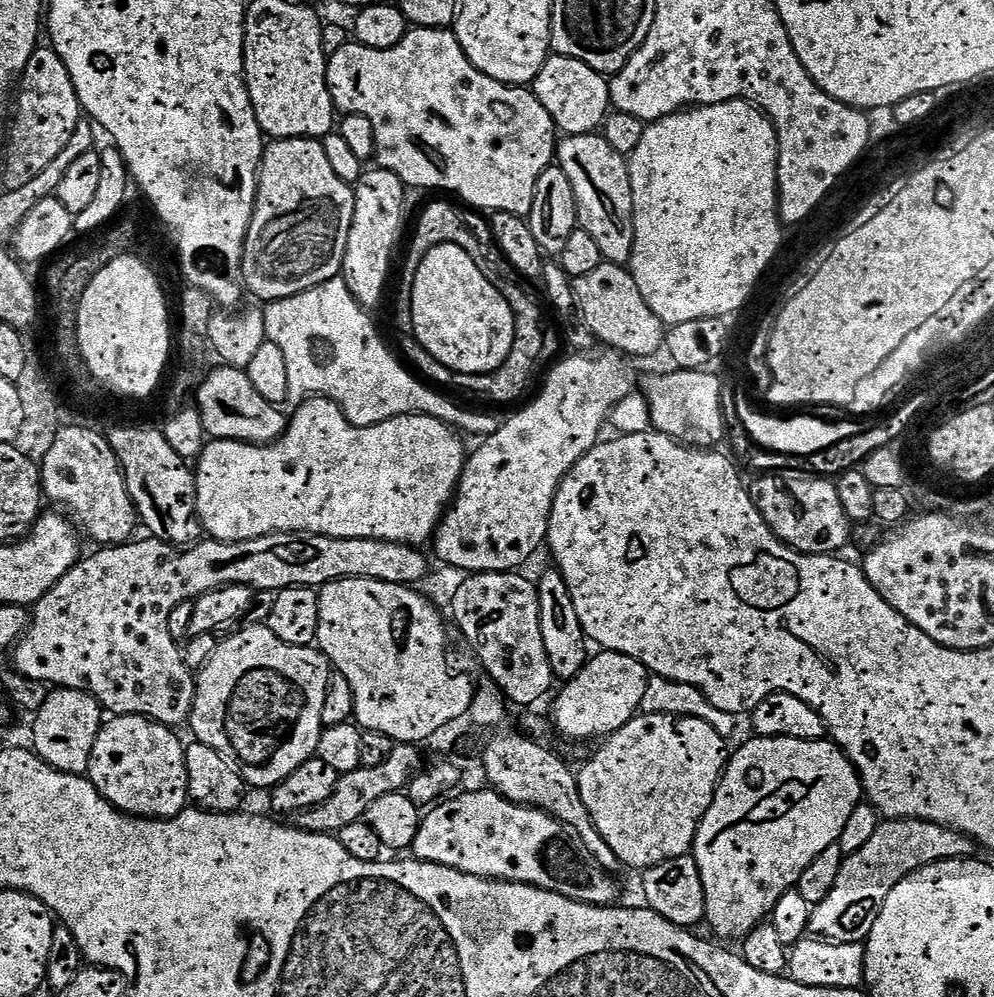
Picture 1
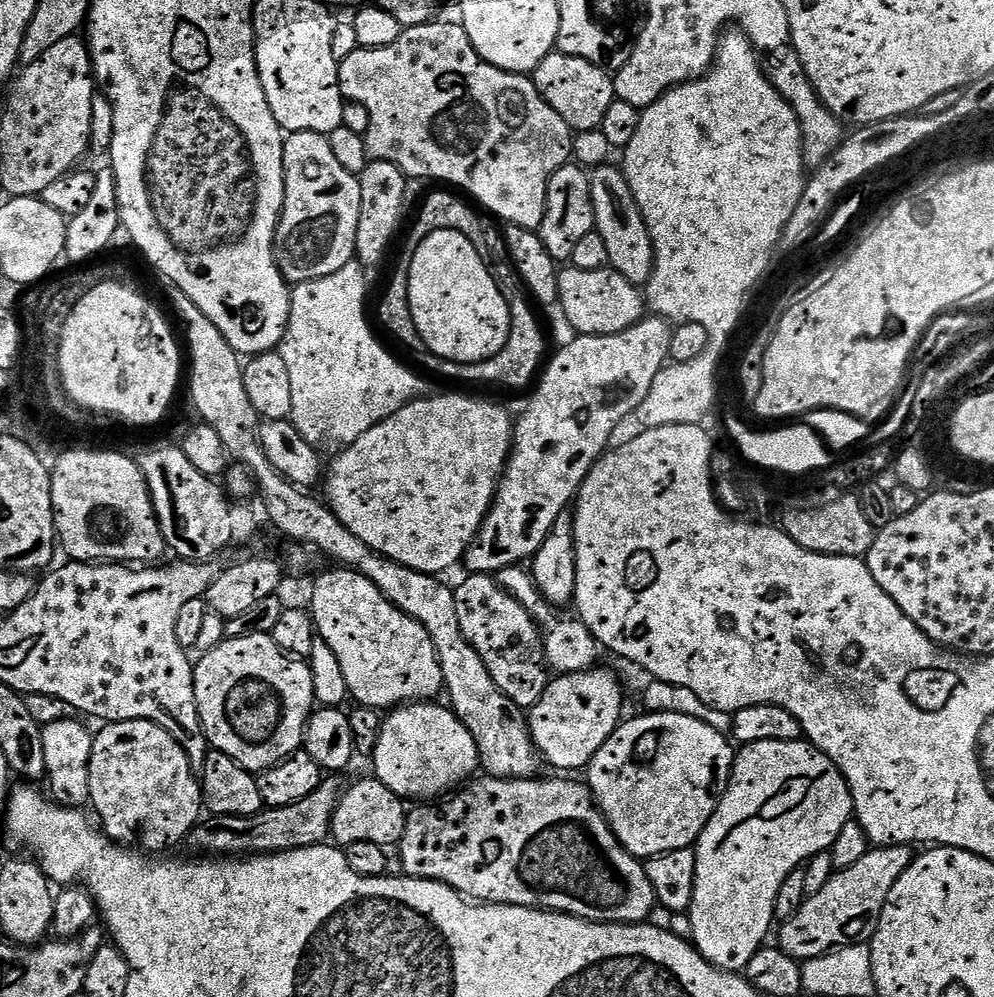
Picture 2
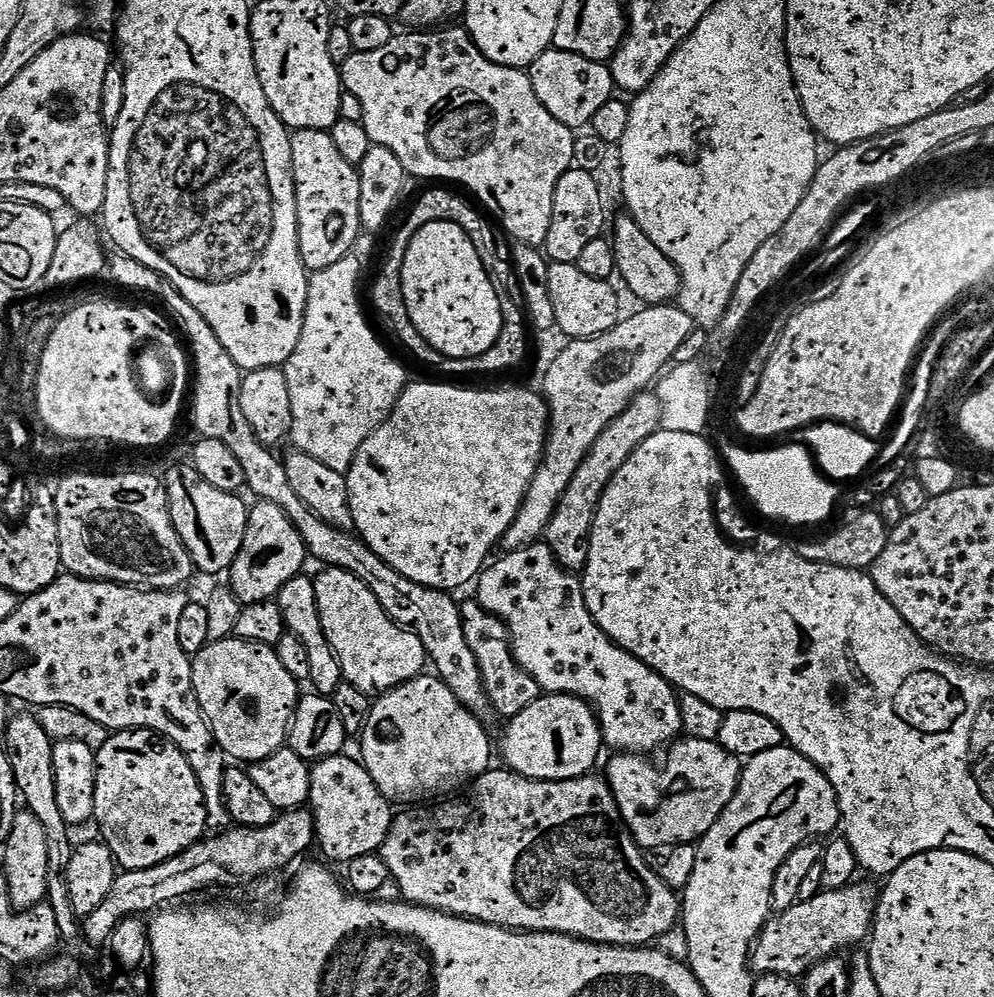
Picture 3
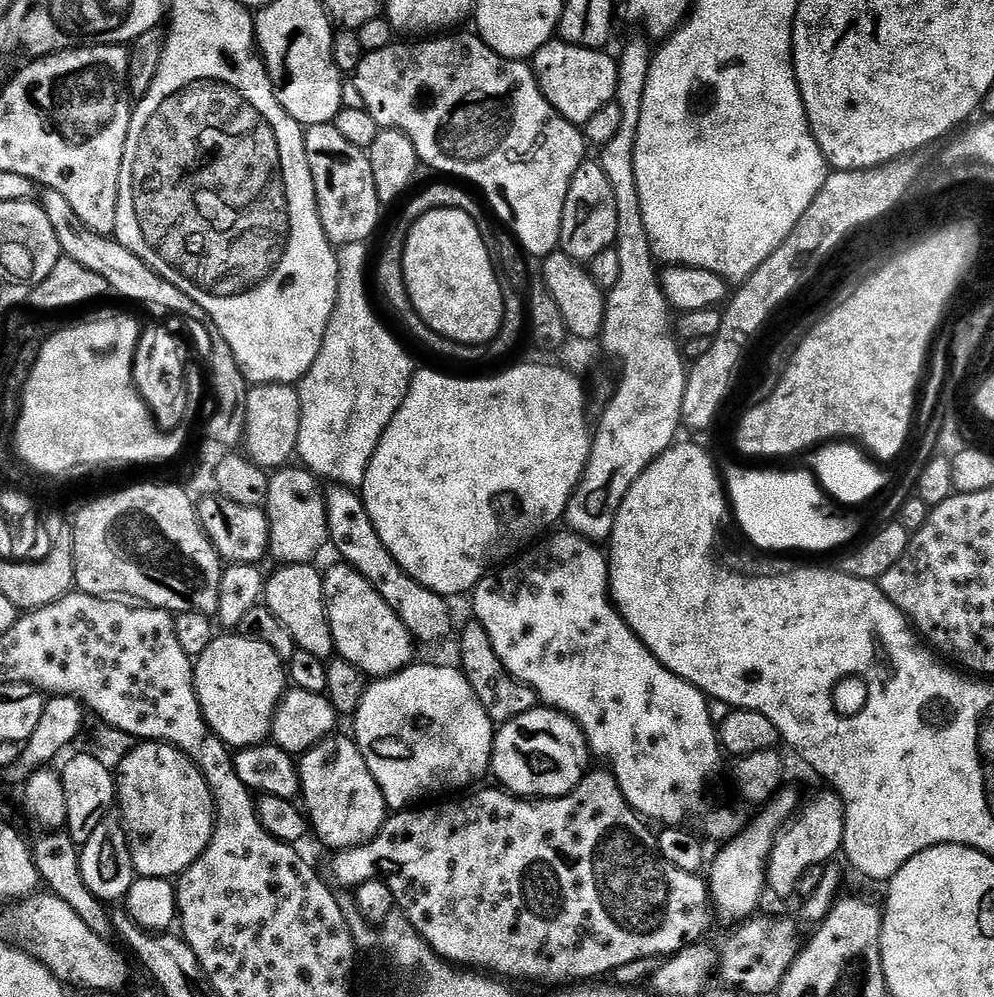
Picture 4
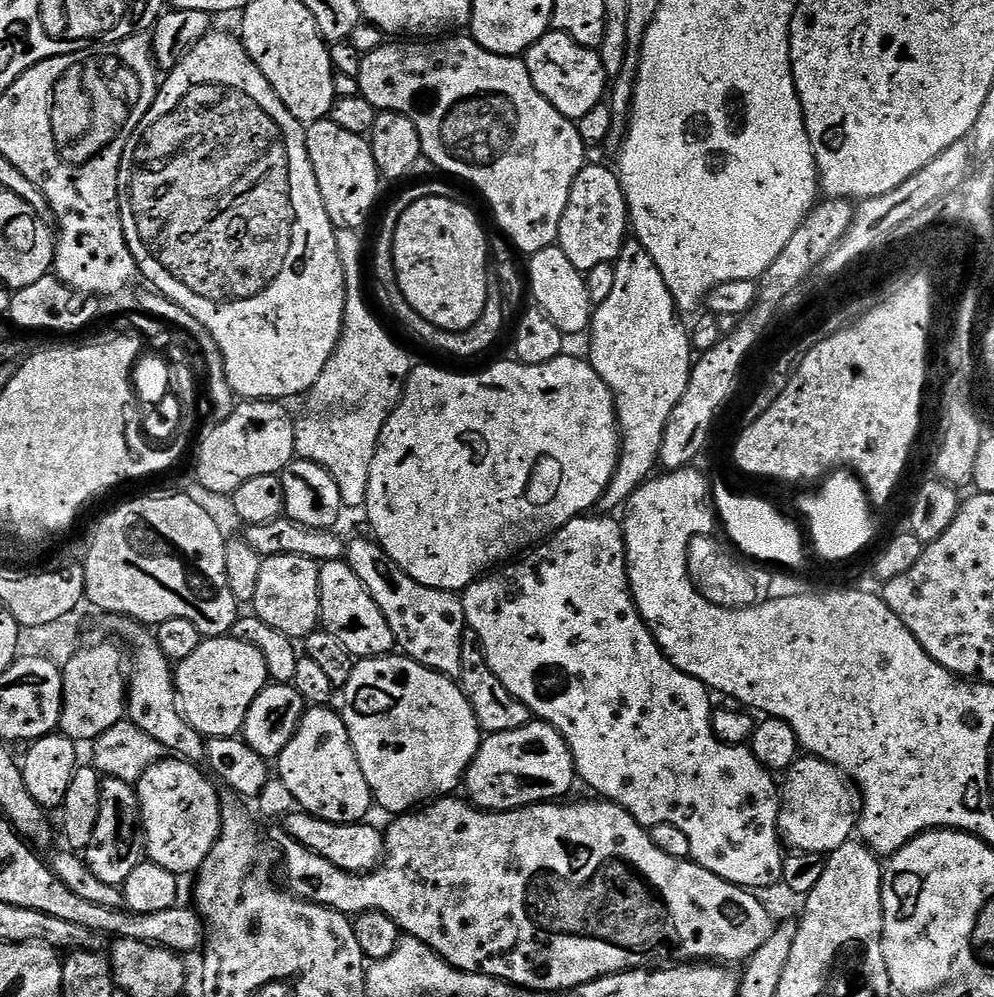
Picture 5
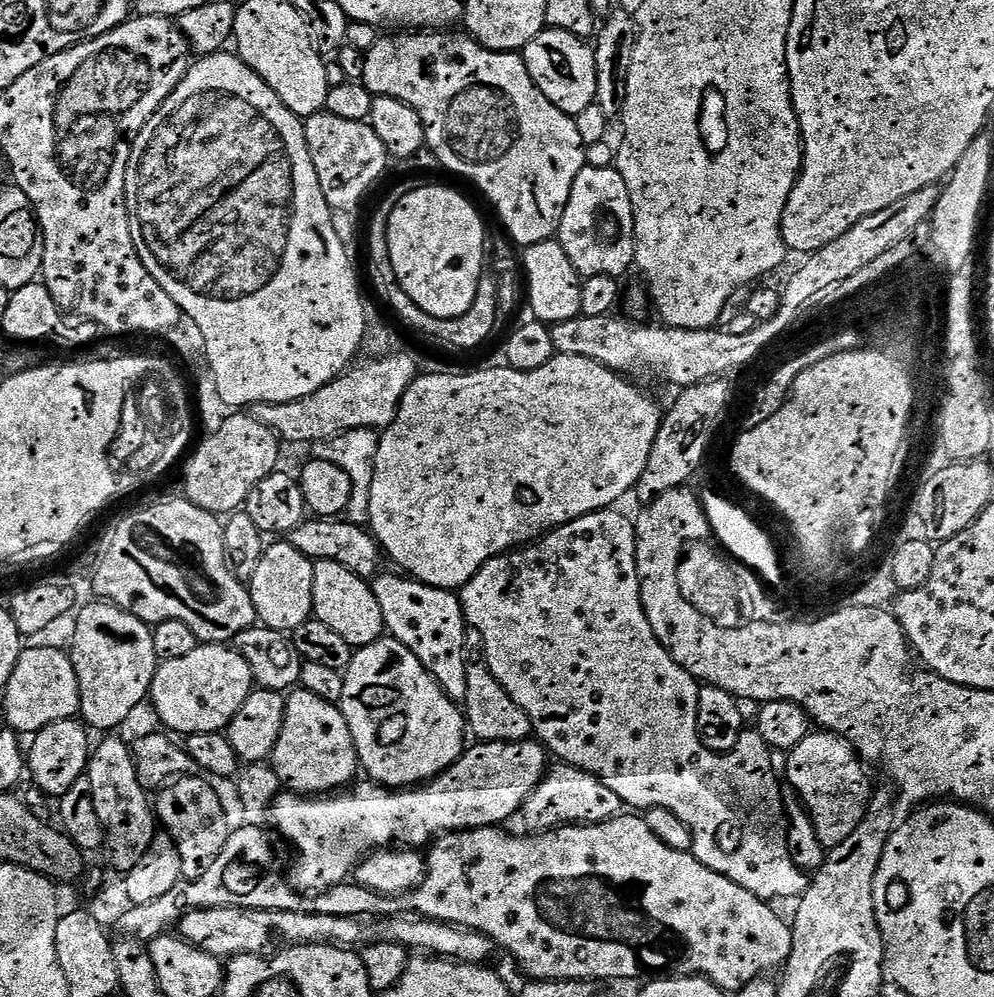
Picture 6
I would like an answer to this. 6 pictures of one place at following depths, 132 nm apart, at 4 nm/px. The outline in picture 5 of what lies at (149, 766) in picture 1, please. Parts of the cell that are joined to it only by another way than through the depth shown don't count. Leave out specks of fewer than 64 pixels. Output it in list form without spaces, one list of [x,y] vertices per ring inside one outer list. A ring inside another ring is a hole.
[[[165,758],[150,766],[150,770],[146,770],[146,774],[142,774],[140,781],[134,785],[136,801],[140,803],[140,823],[144,833],[147,859],[170,870],[178,878],[184,878],[187,872],[199,873],[210,850],[214,850],[214,846],[220,840],[222,796],[221,793],[216,793],[217,785],[196,768],[199,767],[195,763],[183,758]]]

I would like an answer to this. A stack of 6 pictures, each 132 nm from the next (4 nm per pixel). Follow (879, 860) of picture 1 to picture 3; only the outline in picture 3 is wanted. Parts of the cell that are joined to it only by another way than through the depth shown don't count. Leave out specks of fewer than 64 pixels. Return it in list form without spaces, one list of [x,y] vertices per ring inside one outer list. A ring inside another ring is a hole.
[[[860,883],[821,890],[814,898],[801,900],[790,906],[790,910],[775,913],[754,941],[750,953],[751,971],[762,976],[782,974],[800,978],[821,960],[840,954],[843,948],[863,945],[869,939],[876,918],[878,892],[870,885]]]

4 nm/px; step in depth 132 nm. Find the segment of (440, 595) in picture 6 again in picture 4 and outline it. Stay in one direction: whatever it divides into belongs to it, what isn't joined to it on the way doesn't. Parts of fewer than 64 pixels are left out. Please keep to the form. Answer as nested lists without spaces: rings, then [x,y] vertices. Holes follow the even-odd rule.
[[[332,486],[329,489],[324,497],[324,506],[328,514],[328,538],[331,547],[336,547],[340,555],[337,557],[362,574],[362,578],[366,578],[366,582],[370,582],[370,586],[382,594],[384,601],[396,611],[400,621],[419,643],[421,640],[424,644],[436,644],[446,639],[452,628],[449,601],[437,592],[423,588],[415,578],[404,573],[400,563],[378,538],[374,522],[370,522],[370,514],[359,491],[343,486]]]

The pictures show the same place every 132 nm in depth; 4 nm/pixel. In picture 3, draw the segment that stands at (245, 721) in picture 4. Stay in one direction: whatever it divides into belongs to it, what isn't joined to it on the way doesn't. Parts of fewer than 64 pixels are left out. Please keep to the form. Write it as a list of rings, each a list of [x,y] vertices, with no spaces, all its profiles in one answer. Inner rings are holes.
[[[235,638],[213,640],[198,655],[191,657],[191,661],[192,692],[198,698],[200,709],[204,711],[216,743],[222,746],[225,756],[236,762],[255,762],[270,758],[270,754],[285,747],[288,729],[292,726],[296,707],[300,704],[302,689],[286,666],[278,662],[275,647]]]

